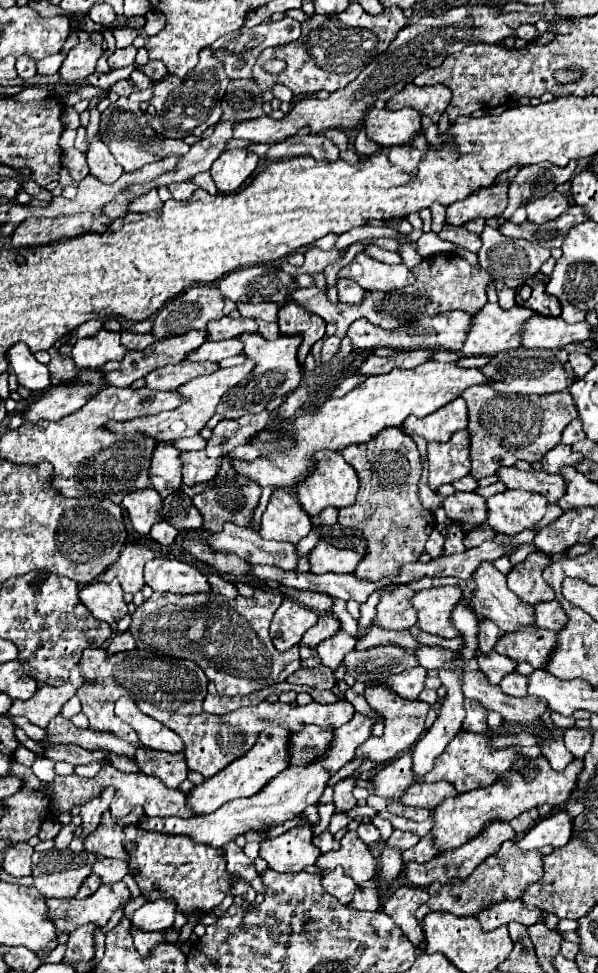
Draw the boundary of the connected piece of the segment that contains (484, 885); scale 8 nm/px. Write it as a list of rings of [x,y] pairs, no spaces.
[[[513,841],[503,843],[503,857],[501,853],[487,857],[475,871],[463,879],[463,883],[431,883],[427,889],[431,899],[417,909],[417,921],[423,923],[423,917],[431,911],[449,911],[453,915],[477,915],[483,907],[503,899],[519,899],[521,891],[529,885],[539,881],[543,875],[543,857],[539,851],[521,851]]]

